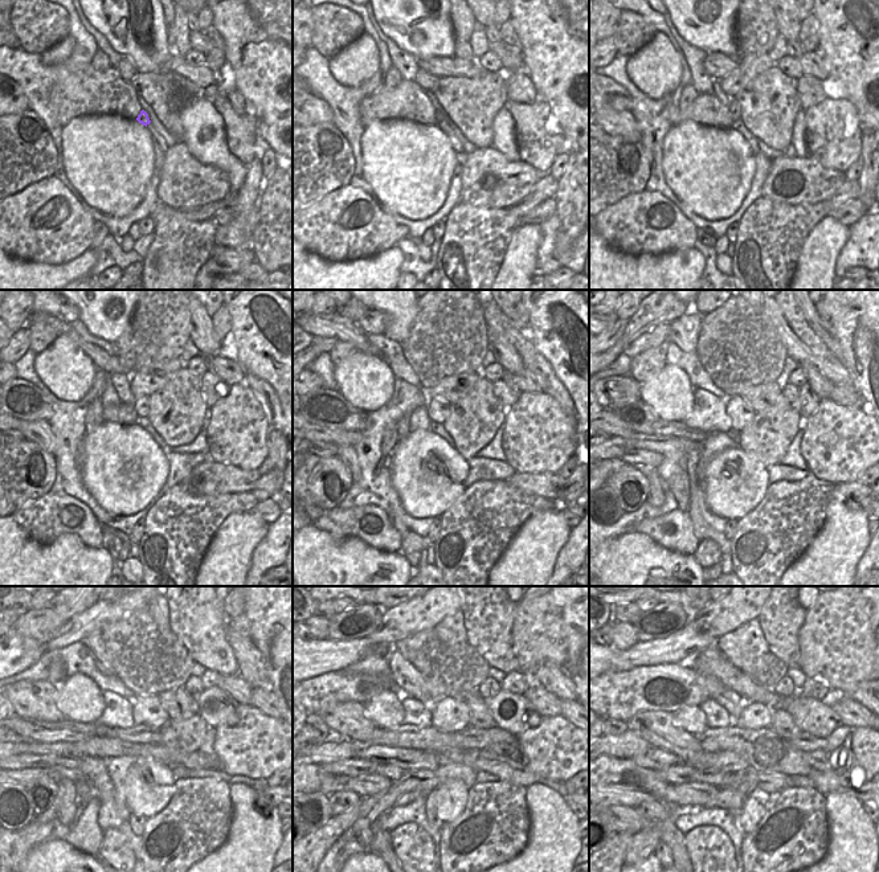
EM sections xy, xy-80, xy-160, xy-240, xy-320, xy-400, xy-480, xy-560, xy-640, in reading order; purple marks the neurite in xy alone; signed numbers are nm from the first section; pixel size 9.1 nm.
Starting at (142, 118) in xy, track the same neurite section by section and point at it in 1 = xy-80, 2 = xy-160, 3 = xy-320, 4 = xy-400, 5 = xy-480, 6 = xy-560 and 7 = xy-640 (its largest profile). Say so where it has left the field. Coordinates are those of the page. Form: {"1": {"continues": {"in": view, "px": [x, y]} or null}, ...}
{"1": {"continues": {"in": "xy-80", "px": [438, 117]}}, "2": {"continues": {"in": "xy-160", "px": [735, 110]}}, "3": {"continues": {"in": "xy-320", "px": [438, 409]}}, "4": {"continues": {"in": "xy-400", "px": [739, 410]}}, "5": {"continues": {"in": "xy-480", "px": [147, 709]}}, "6": {"continues": {"in": "xy-560", "px": [449, 715]}}, "7": {"continues": {"in": "xy-640", "px": [753, 716]}}}

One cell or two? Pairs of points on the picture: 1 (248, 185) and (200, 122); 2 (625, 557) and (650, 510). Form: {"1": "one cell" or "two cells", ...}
{"1": "two cells", "2": "two cells"}

